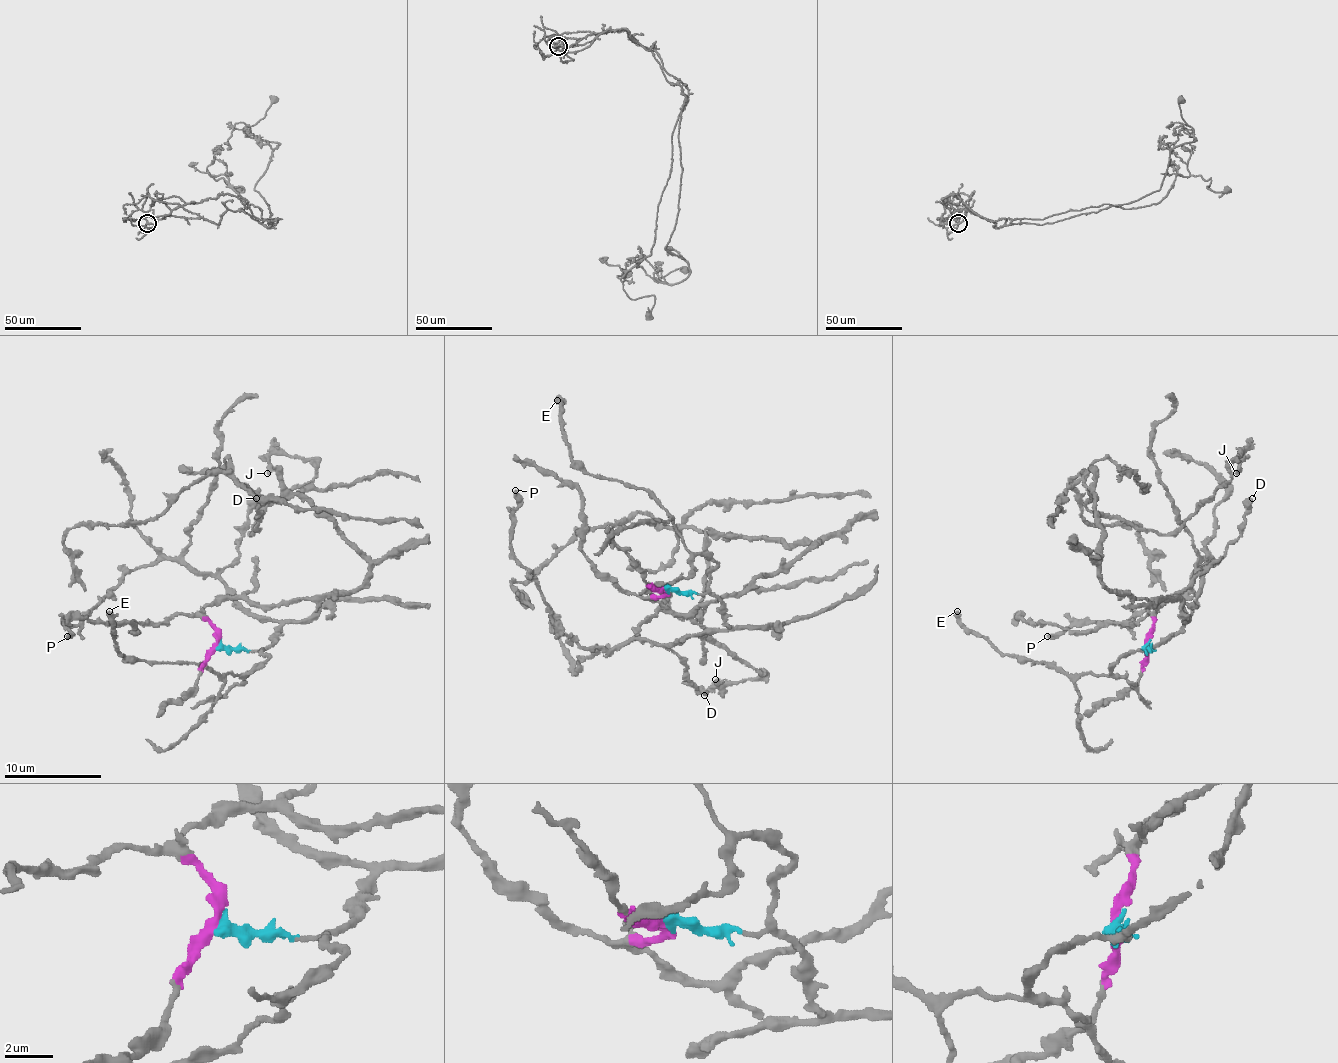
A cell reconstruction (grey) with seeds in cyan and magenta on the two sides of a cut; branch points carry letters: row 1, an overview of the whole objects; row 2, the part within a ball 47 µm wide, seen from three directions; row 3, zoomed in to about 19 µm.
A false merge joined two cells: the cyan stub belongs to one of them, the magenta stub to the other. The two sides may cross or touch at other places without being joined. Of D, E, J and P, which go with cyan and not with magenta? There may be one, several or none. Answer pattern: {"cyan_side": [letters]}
{"cyan_side": ["D", "E", "P"]}

